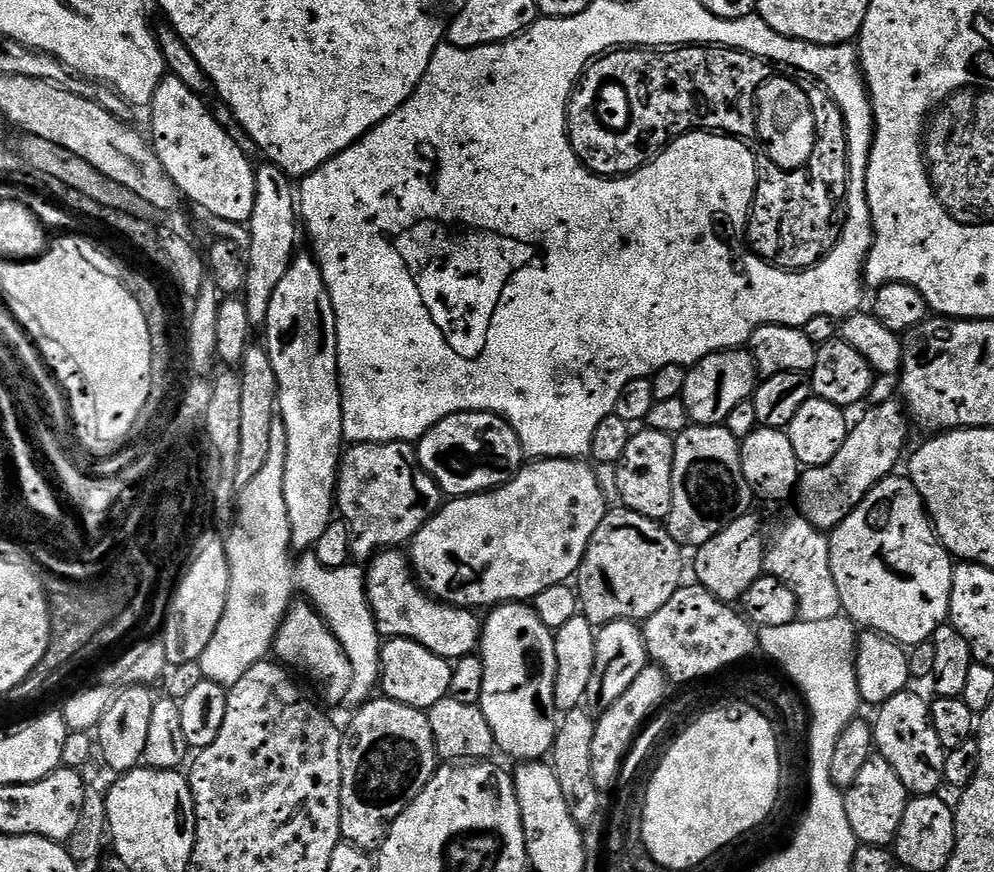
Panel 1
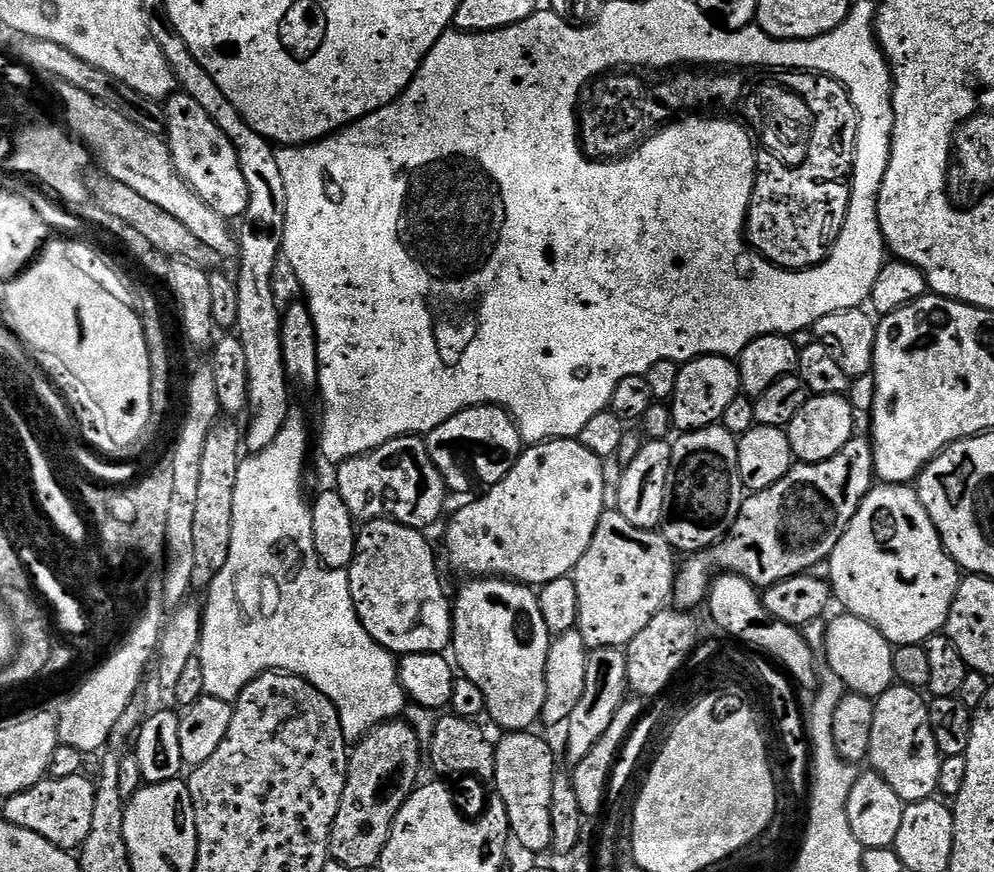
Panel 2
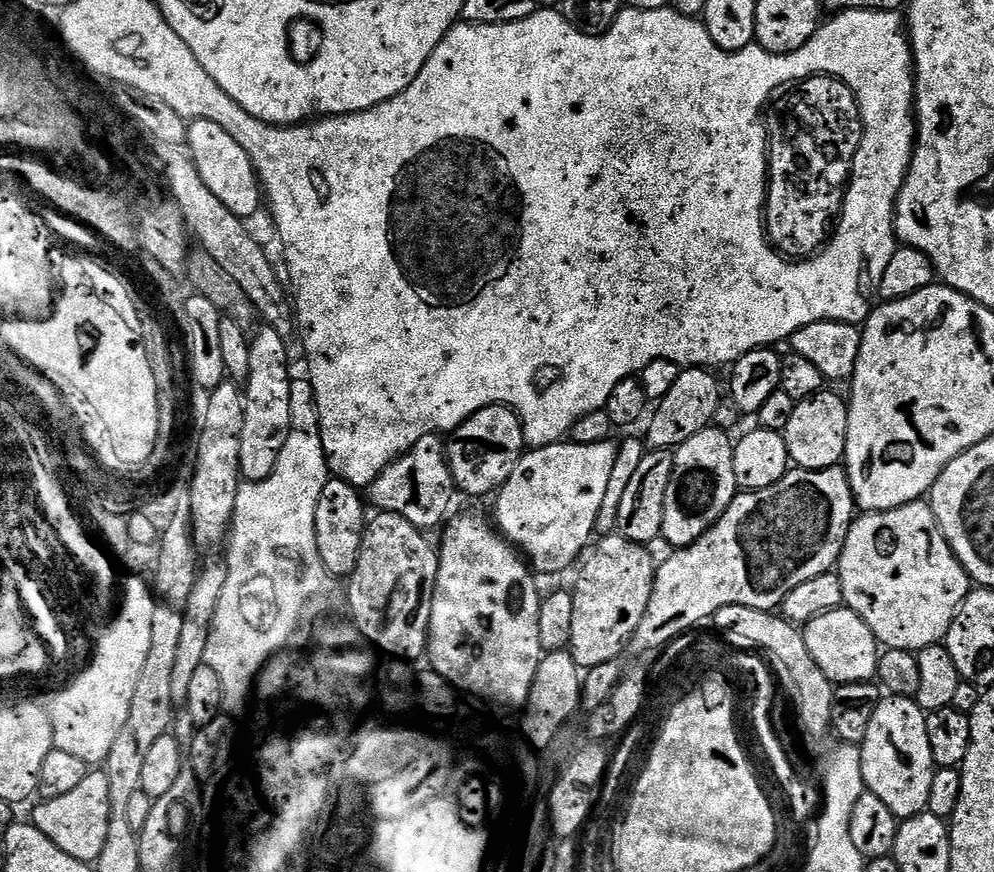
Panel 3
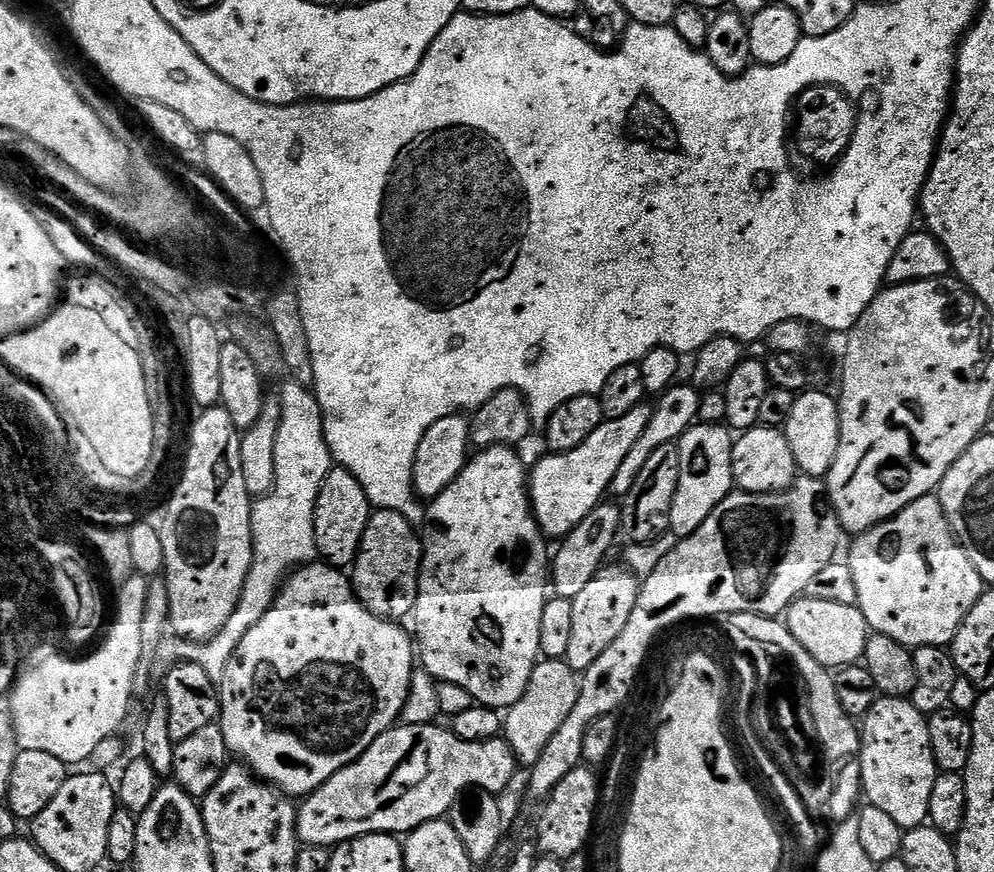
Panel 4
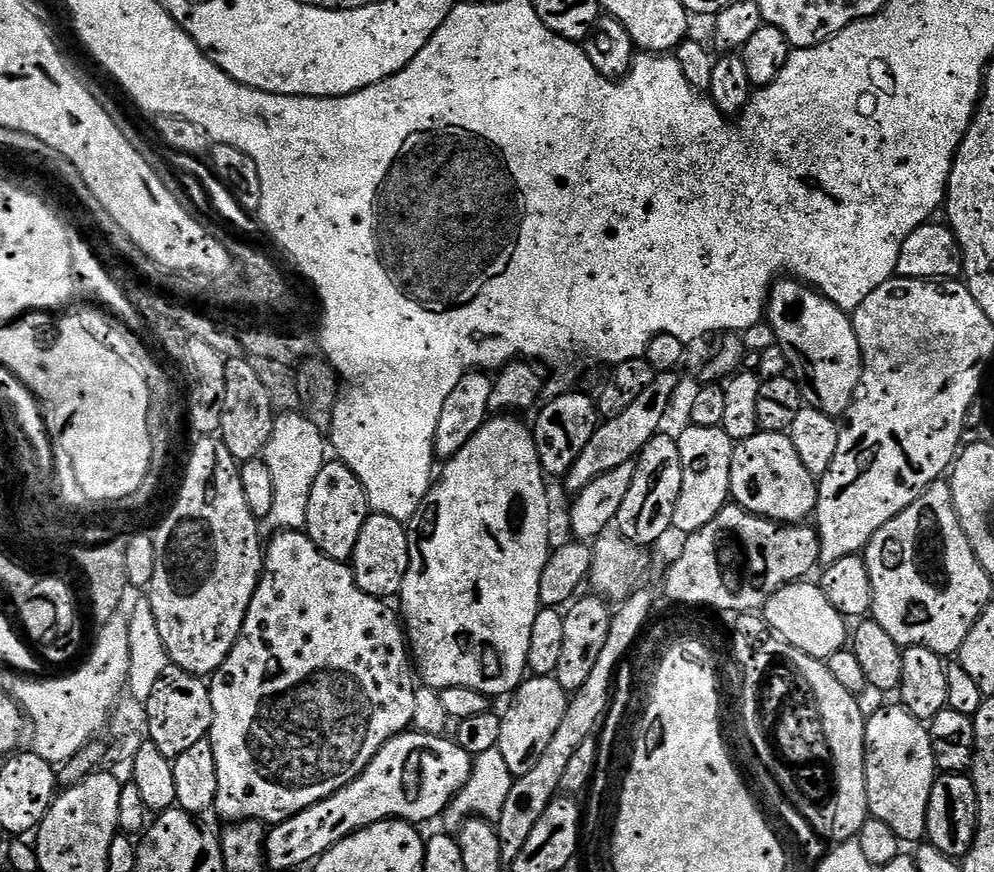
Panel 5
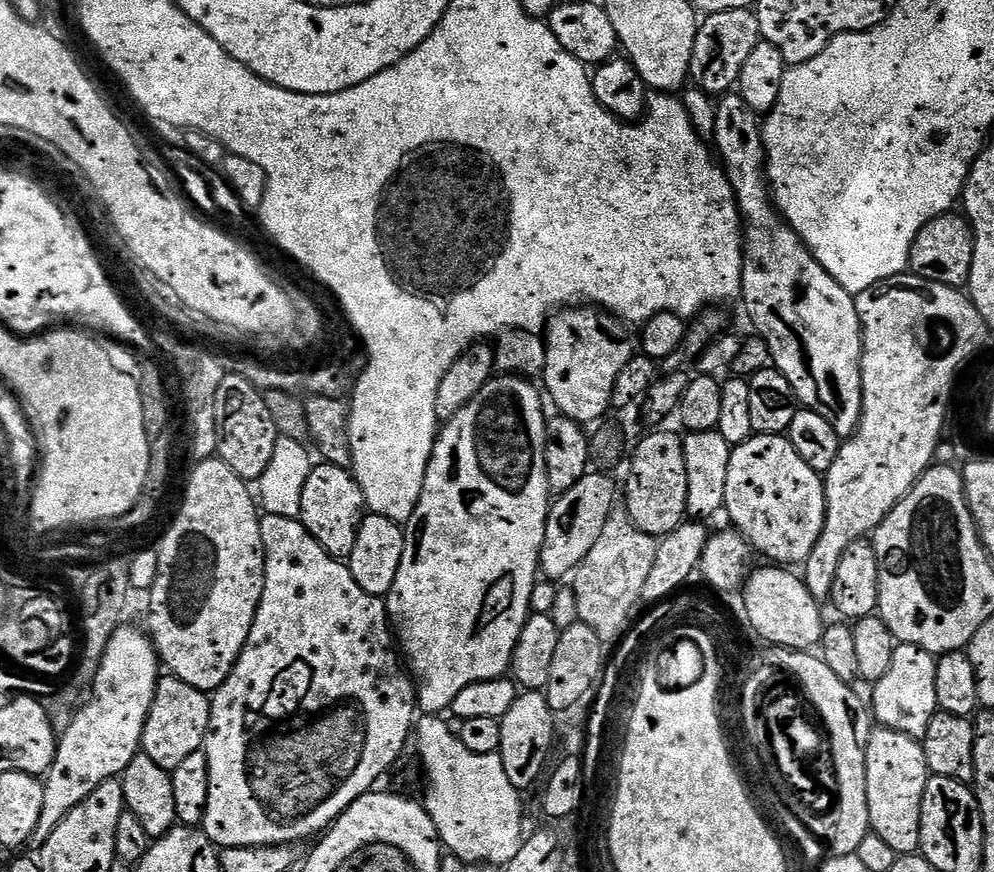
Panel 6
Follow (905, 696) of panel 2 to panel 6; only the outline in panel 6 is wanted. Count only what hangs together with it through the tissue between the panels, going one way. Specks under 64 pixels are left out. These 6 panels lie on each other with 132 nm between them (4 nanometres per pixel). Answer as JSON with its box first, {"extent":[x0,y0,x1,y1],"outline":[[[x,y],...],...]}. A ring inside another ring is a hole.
{"extent":[866,727,930,856],"outline":[[[873,727],[866,746],[866,802],[870,806],[871,832],[878,834],[897,856],[919,853],[922,829],[922,794],[930,773],[923,743],[893,728]]]}

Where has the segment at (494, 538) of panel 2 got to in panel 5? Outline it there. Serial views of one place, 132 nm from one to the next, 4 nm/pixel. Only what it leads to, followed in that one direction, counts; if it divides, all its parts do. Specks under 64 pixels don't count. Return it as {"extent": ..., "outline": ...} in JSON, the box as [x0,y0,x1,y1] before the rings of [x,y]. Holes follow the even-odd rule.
{"extent":[566,386,673,493],"outline":[[[672,386],[665,387],[664,392],[646,390],[625,412],[618,414],[618,418],[604,420],[596,429],[594,438],[590,438],[586,450],[582,450],[582,454],[578,456],[578,462],[568,472],[566,483],[568,483],[570,493],[580,493],[586,485],[594,482],[594,478],[610,470],[618,470],[618,466],[623,464],[633,463],[642,449],[658,435],[661,419],[665,417],[666,408],[673,395]]]}

